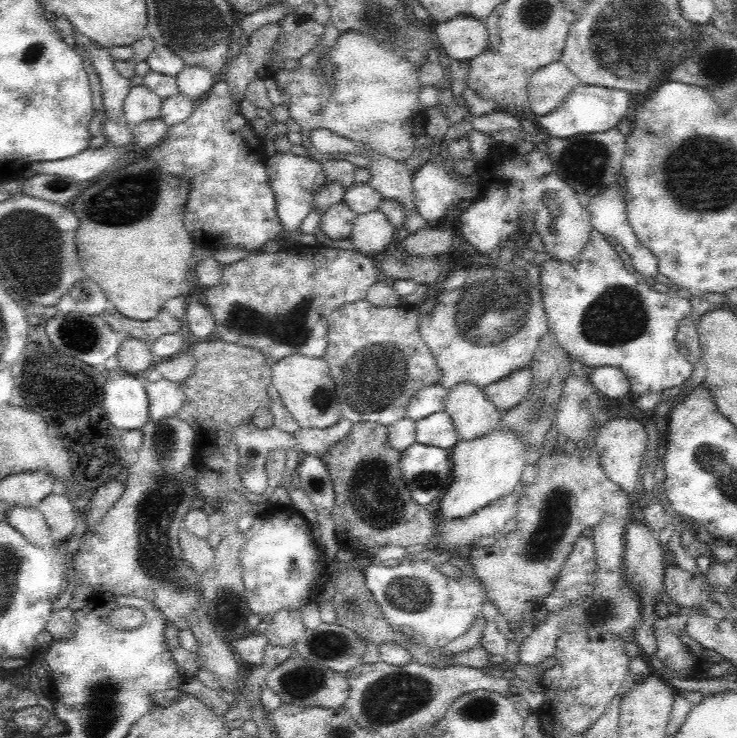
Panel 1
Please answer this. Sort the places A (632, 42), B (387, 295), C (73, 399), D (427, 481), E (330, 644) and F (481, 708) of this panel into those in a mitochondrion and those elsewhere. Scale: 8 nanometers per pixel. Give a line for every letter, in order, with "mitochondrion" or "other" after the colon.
A: mitochondrion
B: other
C: other
D: mitochondrion
E: mitochondrion
F: mitochondrion

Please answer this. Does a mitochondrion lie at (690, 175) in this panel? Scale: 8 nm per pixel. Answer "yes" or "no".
yes

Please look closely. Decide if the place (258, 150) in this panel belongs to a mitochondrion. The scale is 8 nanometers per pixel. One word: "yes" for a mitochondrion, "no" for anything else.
no

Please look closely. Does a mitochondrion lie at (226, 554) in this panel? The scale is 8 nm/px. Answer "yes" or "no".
no

